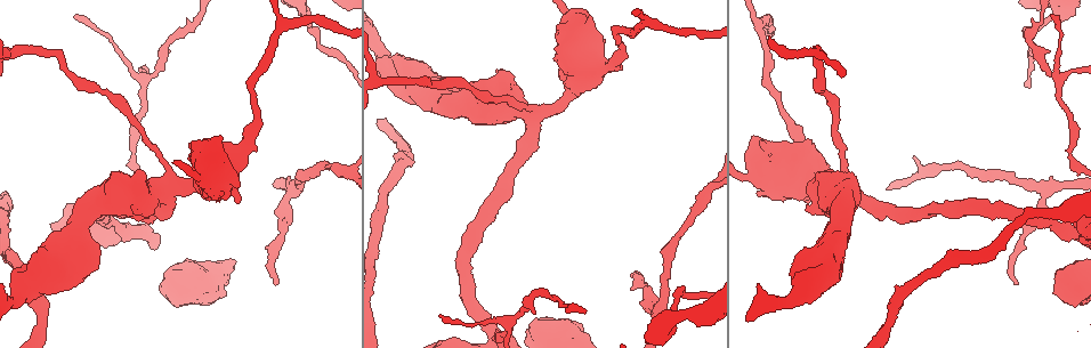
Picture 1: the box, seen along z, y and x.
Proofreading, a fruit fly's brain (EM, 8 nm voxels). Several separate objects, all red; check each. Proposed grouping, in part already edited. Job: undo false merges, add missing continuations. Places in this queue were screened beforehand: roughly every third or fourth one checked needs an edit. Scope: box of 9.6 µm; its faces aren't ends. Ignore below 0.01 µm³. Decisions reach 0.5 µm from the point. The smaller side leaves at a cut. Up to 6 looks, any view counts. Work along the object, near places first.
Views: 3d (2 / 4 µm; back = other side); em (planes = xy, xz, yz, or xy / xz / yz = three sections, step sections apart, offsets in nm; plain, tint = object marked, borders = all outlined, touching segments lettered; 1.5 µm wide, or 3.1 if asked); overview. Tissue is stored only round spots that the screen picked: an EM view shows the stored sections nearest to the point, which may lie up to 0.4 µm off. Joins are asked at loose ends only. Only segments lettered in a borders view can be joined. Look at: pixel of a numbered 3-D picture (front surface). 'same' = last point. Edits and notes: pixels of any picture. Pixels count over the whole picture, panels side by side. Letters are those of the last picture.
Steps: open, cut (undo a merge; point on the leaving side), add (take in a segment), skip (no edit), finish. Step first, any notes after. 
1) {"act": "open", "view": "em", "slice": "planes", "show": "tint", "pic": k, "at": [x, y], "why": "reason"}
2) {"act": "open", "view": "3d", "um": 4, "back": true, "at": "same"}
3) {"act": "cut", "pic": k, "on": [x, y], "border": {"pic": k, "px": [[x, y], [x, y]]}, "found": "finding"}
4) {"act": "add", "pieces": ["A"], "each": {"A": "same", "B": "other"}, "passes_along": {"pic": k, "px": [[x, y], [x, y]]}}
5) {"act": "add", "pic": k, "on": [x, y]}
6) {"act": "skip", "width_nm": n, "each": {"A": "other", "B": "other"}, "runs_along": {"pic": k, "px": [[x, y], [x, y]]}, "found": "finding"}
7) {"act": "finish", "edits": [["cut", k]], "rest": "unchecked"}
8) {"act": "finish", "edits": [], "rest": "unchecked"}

{"act": "open", "view": "em", "slice": "planes", "show": "borders", "pic": 1, "at": [132, 159], "why": "sharp bend"}

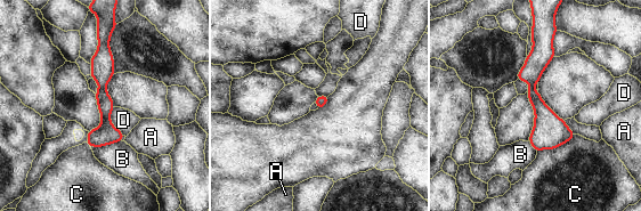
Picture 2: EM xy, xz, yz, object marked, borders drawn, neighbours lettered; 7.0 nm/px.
{"act": "skip", "each": {"A": "other", "B": "other", "C": "other", "D": "other"}, "runs_along": {"pic": 2, "px": [[544, 40], [532, 71], [537, 147]]}, "found": "one neuron here"}

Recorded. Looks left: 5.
{"act": "open", "view": "em", "slice": "planes", "show": "tint", "pic": 1, "at": [75, 17]}

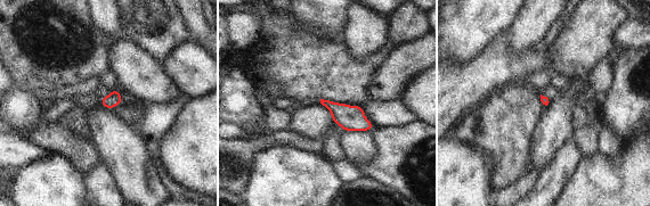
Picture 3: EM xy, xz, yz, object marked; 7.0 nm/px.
{"act": "open", "view": "em", "slice": "planes", "show": "borders", "at": "same", "why": "see the neighbours"}

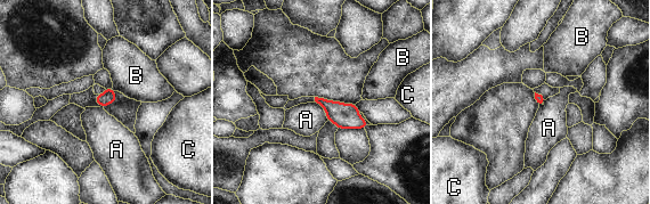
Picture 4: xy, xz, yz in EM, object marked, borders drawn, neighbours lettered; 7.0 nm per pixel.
{"act": "skip", "each": {"A": "other", "B": "other", "C": "other"}, "border": {"pic": 4, "px": [[316, 102], [325, 111], [327, 120]]}, "found": "no lettered segment goes on from it"}

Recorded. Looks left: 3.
{"act": "open", "view": "em", "slice": "planes", "show": "plain", "pic": 1, "at": [239, 185], "why": "thick end"}

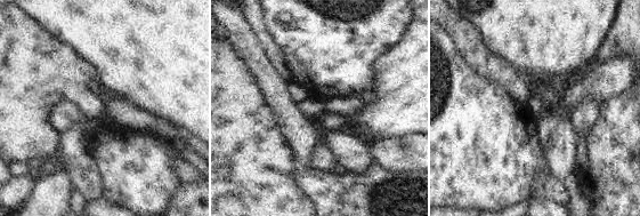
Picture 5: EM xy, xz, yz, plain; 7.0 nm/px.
{"act": "open", "view": "em", "slice": "planes", "show": "borders", "at": "same", "why": "what lies round it"}

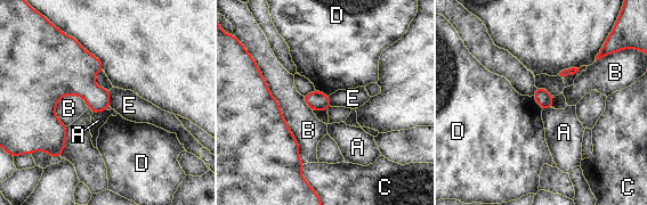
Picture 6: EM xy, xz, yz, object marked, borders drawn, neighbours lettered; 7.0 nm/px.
{"act": "skip", "each": {"A": "other", "B": "other", "C": "other", "D": "other", "E": "other"}, "border": {"pic": 6, "px": [[108, 90], [110, 106]]}, "found": "none of them fits"}

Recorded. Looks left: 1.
{"act": "finish", "edits": [], "rest": "unchecked"}

